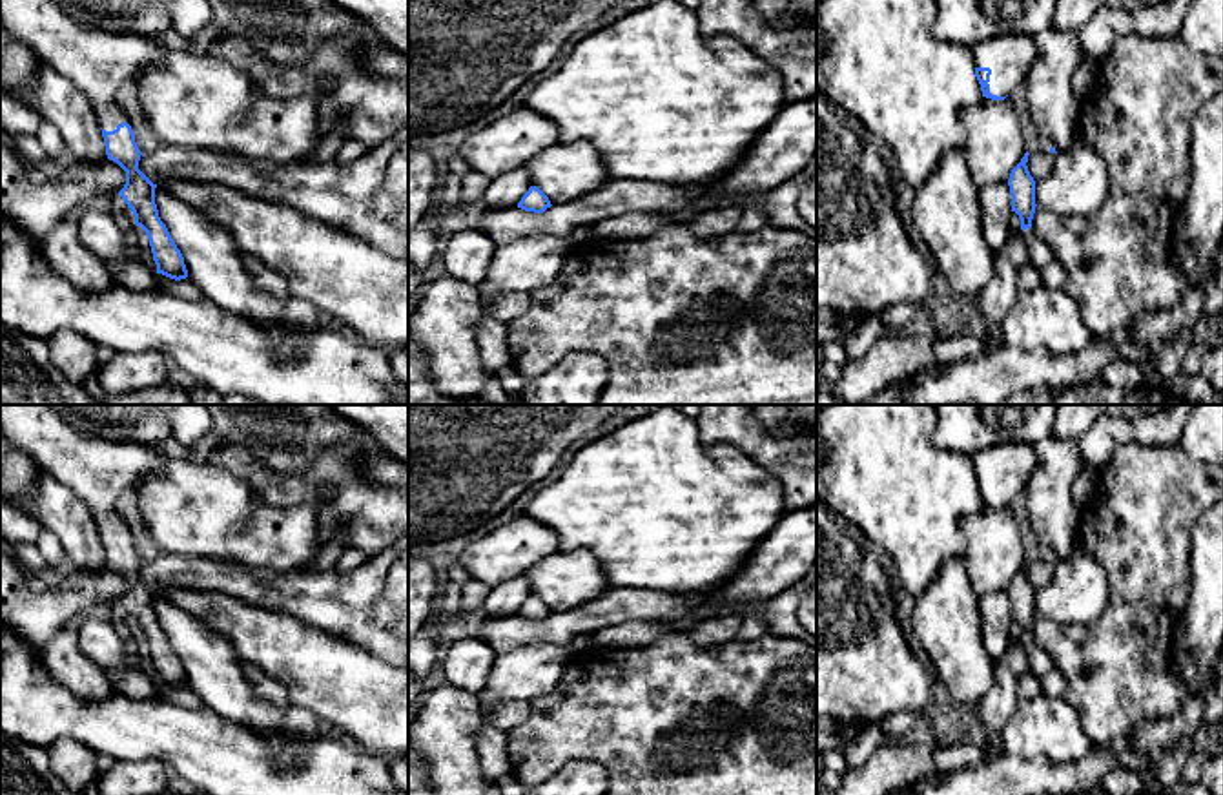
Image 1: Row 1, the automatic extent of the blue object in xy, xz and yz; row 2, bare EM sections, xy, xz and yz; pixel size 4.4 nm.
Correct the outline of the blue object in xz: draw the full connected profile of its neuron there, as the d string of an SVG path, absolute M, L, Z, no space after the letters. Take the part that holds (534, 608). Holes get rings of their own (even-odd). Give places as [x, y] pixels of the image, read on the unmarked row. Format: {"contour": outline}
{"contour": "M530 594L529 600L518 611L518 616L525 620L534 620L534 622L543 622L550 614L552 613L549 605L536 594Z"}

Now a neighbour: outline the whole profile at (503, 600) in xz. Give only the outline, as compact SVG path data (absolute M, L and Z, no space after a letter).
M519 576L512 582L503 582L490 587L490 593L479 609L483 611L485 618L501 620L518 614L530 594L532 591L527 578Z

